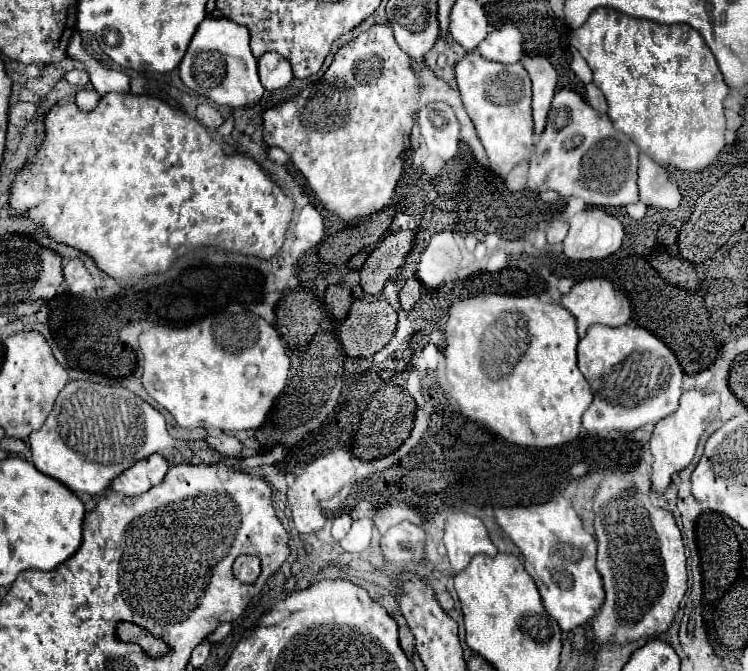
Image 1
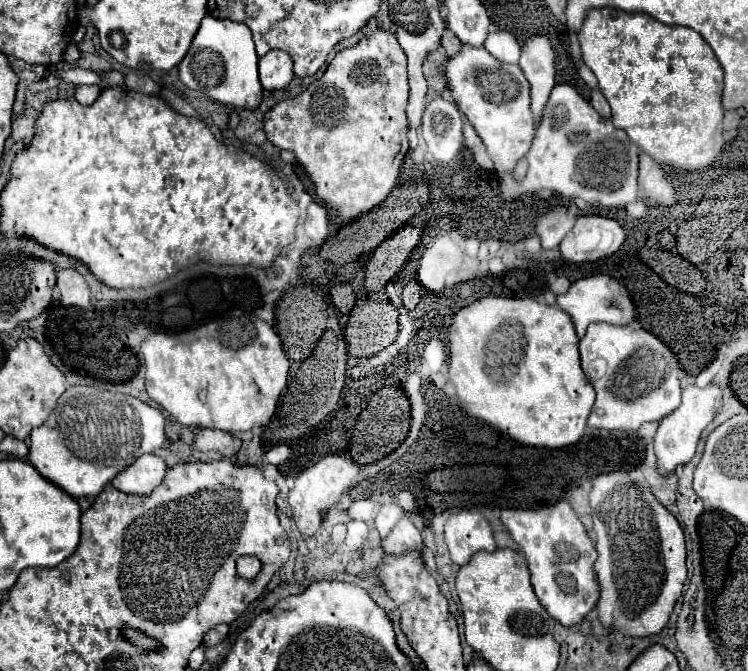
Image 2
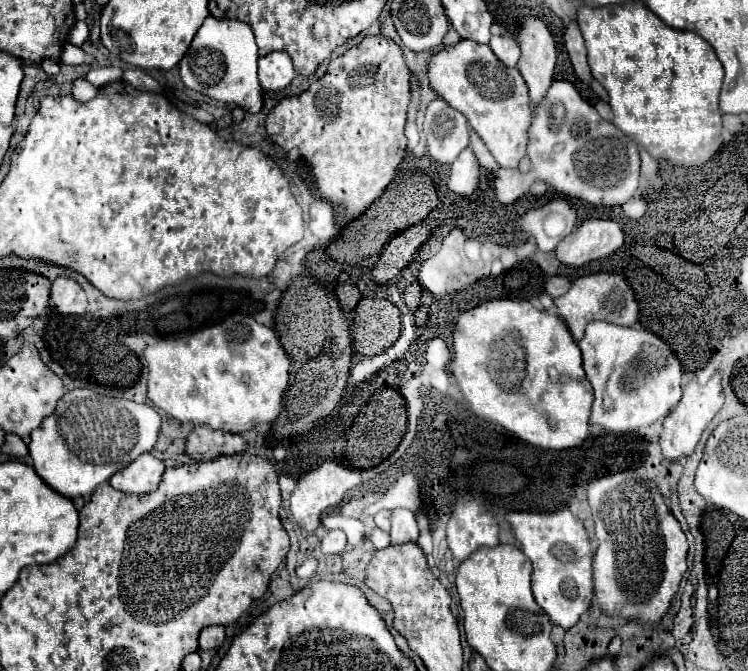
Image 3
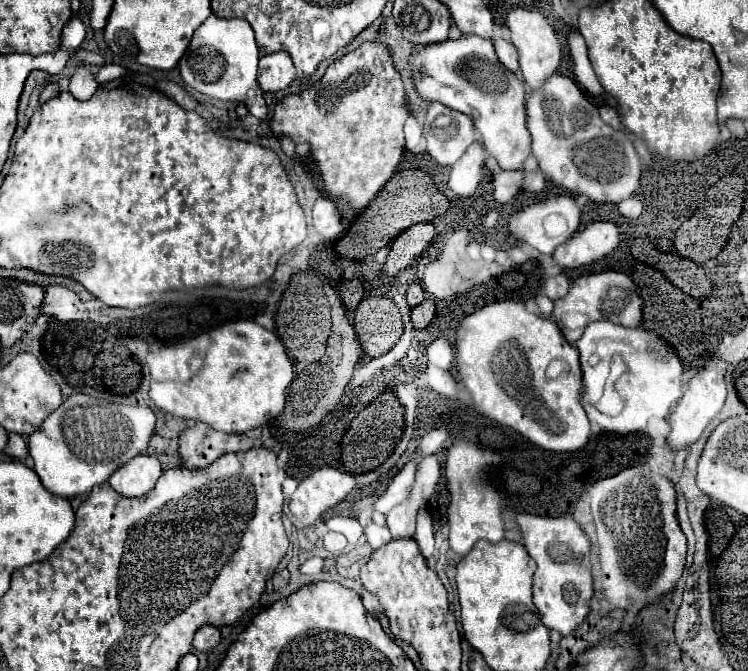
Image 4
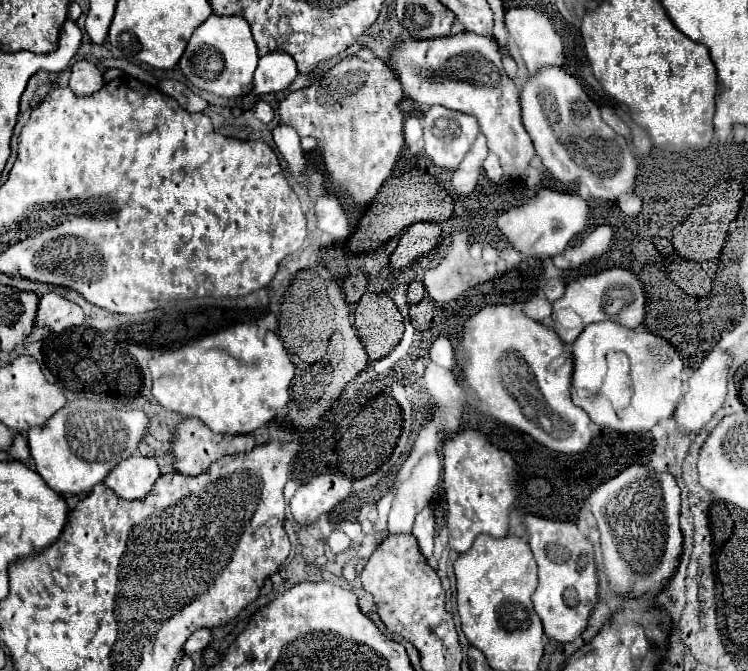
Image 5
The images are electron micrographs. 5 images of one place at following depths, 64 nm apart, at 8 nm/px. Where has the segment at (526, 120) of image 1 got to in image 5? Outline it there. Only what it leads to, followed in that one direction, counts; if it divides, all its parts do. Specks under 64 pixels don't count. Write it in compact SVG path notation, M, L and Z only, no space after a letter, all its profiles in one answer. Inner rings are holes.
M472 32L428 40L400 36L390 50L388 66L400 80L406 98L424 106L440 104L450 110L474 114L482 134L488 138L490 152L500 158L500 166L506 174L522 174L528 168L534 146L520 120L520 88L506 76L498 44L492 36Z

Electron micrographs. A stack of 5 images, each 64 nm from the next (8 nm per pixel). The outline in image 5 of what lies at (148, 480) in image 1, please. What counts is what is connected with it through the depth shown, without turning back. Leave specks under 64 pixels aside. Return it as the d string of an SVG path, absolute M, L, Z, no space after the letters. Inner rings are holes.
M132 454L110 470L104 484L124 500L138 500L152 490L158 476L160 470L154 458Z

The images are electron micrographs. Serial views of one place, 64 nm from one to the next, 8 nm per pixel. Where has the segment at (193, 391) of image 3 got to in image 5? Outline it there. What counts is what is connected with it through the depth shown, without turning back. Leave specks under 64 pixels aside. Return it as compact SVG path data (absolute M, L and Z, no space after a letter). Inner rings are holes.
M234 324L188 346L152 358L150 372L154 380L152 394L164 408L184 416L196 416L218 434L250 434L274 420L288 404L288 388L294 376L294 364L290 362L282 340L274 332L262 334L256 324Z

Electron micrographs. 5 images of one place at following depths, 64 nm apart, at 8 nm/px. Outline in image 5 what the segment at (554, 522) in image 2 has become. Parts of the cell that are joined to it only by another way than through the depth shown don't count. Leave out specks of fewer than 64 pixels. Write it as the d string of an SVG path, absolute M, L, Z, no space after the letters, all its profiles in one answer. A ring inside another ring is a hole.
M526 516L524 524L530 532L530 548L538 564L538 588L532 594L544 634L556 642L568 644L576 640L598 602L598 566L594 562L594 546L580 534L572 522L554 522L538 516Z

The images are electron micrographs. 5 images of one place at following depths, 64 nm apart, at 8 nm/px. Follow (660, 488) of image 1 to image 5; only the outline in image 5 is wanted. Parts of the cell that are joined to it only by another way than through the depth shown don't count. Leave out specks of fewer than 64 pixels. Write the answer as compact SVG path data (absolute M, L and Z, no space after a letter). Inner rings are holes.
M714 348L700 364L700 368L694 372L694 376L688 380L688 392L682 396L674 412L674 418L678 420L682 432L700 432L700 428L714 416L714 412L720 410L726 398L726 376L730 364L732 364L732 356L720 348Z

